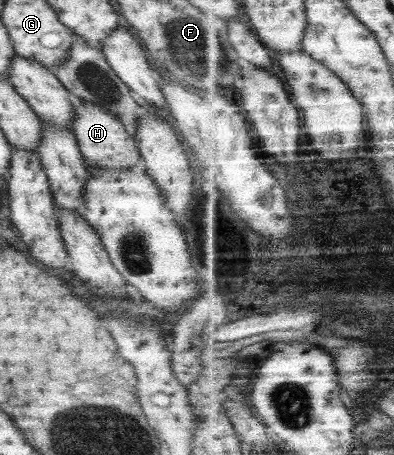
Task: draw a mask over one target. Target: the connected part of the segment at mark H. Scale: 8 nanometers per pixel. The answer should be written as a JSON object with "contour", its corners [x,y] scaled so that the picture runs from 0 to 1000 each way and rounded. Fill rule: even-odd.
{"contour":[[[185,218],[185,229],[190,235],[183,286],[216,360],[249,369],[289,369],[289,374],[338,369],[355,345],[350,314],[340,301],[327,299],[297,253],[213,220]]]}

